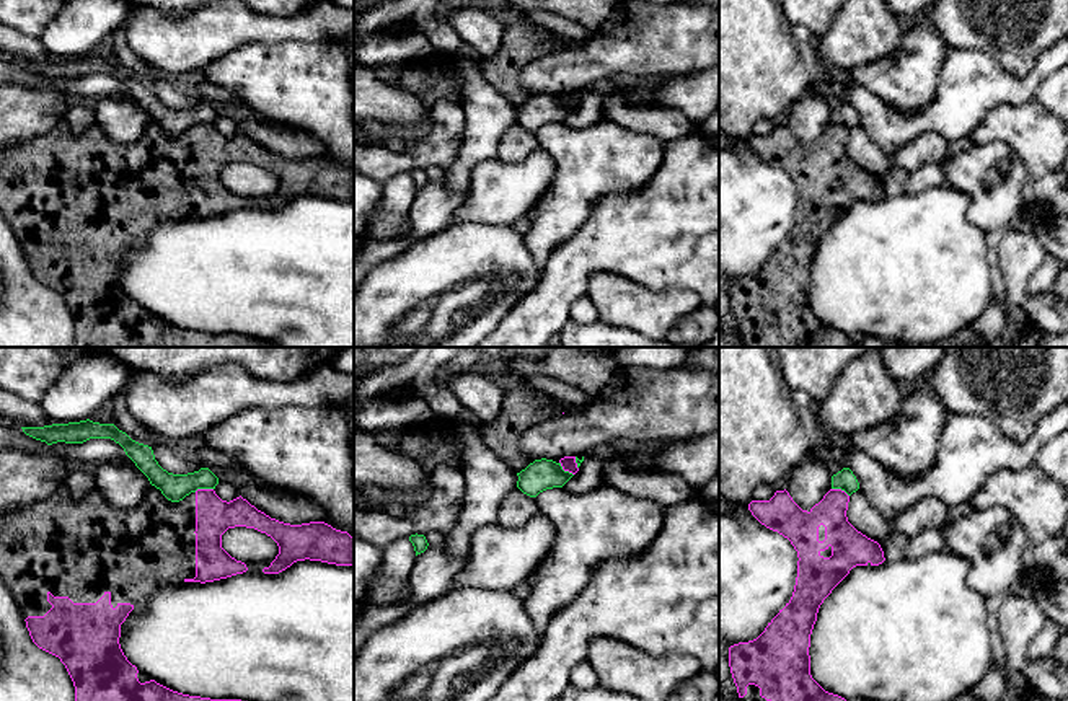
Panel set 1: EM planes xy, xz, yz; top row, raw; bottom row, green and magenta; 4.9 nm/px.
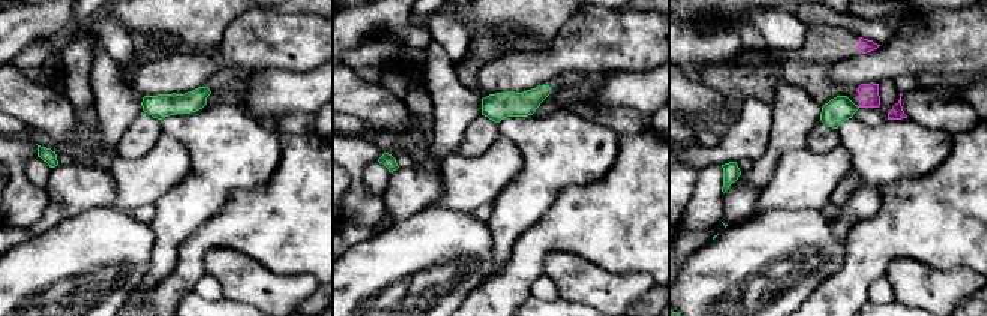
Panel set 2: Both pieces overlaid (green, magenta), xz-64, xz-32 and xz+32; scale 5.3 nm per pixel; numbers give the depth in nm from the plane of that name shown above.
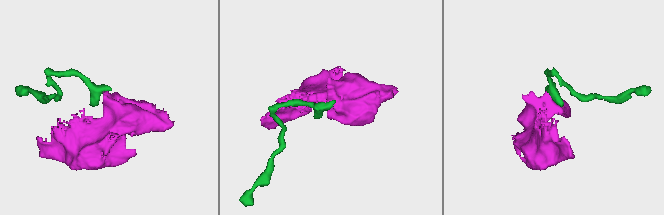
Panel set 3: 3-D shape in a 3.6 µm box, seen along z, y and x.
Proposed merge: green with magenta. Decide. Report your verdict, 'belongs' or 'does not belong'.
does not belong

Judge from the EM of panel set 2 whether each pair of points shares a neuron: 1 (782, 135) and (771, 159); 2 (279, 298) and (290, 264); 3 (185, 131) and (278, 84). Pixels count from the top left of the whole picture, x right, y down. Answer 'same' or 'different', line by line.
1: same
2: different
3: different

